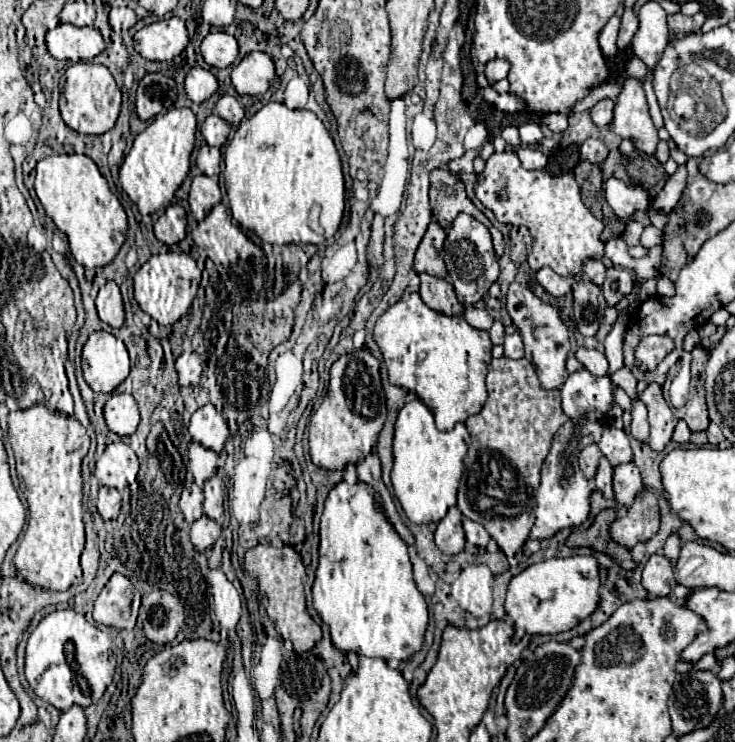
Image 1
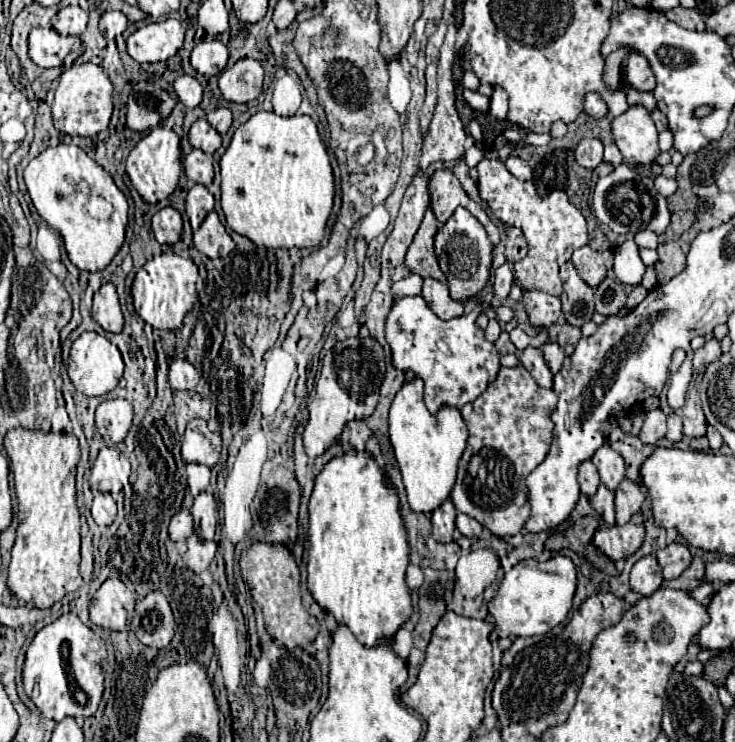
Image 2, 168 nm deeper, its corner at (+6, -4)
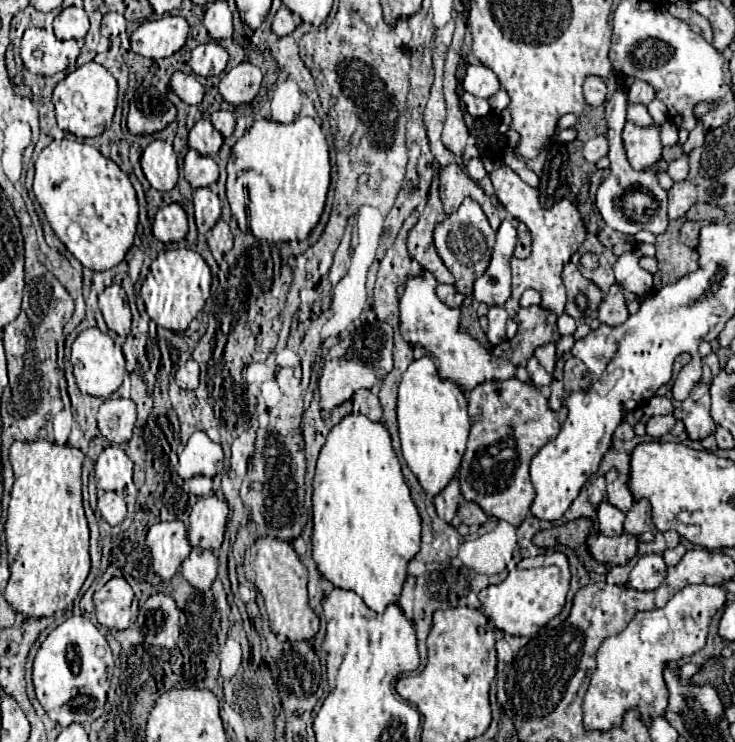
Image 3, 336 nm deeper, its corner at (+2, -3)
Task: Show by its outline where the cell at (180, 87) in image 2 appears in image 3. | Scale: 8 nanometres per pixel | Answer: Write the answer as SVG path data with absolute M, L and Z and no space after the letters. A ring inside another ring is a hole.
M174 72L172 80L170 80L170 88L186 104L200 104L202 98L204 98L204 88L202 88L202 84L198 82L198 78L194 74Z

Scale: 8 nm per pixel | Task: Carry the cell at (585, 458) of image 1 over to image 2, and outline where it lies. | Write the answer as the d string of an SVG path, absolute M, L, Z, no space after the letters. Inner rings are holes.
M586 461L580 465L580 471L578 471L578 483L580 483L580 491L588 497L592 497L600 485L600 475L594 467L592 461Z

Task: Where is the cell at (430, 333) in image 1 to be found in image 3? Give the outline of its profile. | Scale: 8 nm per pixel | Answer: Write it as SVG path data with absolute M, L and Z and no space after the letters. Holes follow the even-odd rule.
M426 274L422 278L412 278L406 282L406 290L400 298L400 334L412 346L424 348L436 358L438 376L442 380L454 382L460 390L474 390L486 380L506 380L514 376L516 366L508 360L494 356L480 340L470 336L460 328L460 310L444 306L434 292L434 276Z

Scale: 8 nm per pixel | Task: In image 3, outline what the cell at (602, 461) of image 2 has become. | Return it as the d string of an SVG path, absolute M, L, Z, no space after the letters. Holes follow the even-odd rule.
M610 468L604 474L604 478L606 478L606 484L608 484L608 496L606 496L606 500L610 504L614 504L616 508L620 508L622 512L628 512L630 506L632 506L634 496L632 496L632 492L630 492L630 488L626 484L620 484L618 470L616 468Z

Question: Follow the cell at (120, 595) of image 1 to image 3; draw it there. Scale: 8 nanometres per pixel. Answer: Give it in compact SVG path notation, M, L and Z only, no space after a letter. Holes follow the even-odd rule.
M112 578L94 594L96 618L110 630L126 630L136 612L134 602L138 604L130 584L124 578Z

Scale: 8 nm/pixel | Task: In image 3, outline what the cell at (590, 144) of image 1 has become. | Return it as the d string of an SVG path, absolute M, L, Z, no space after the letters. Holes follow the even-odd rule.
M596 136L584 144L584 158L592 164L596 164L606 154L608 154L608 140L604 136Z

